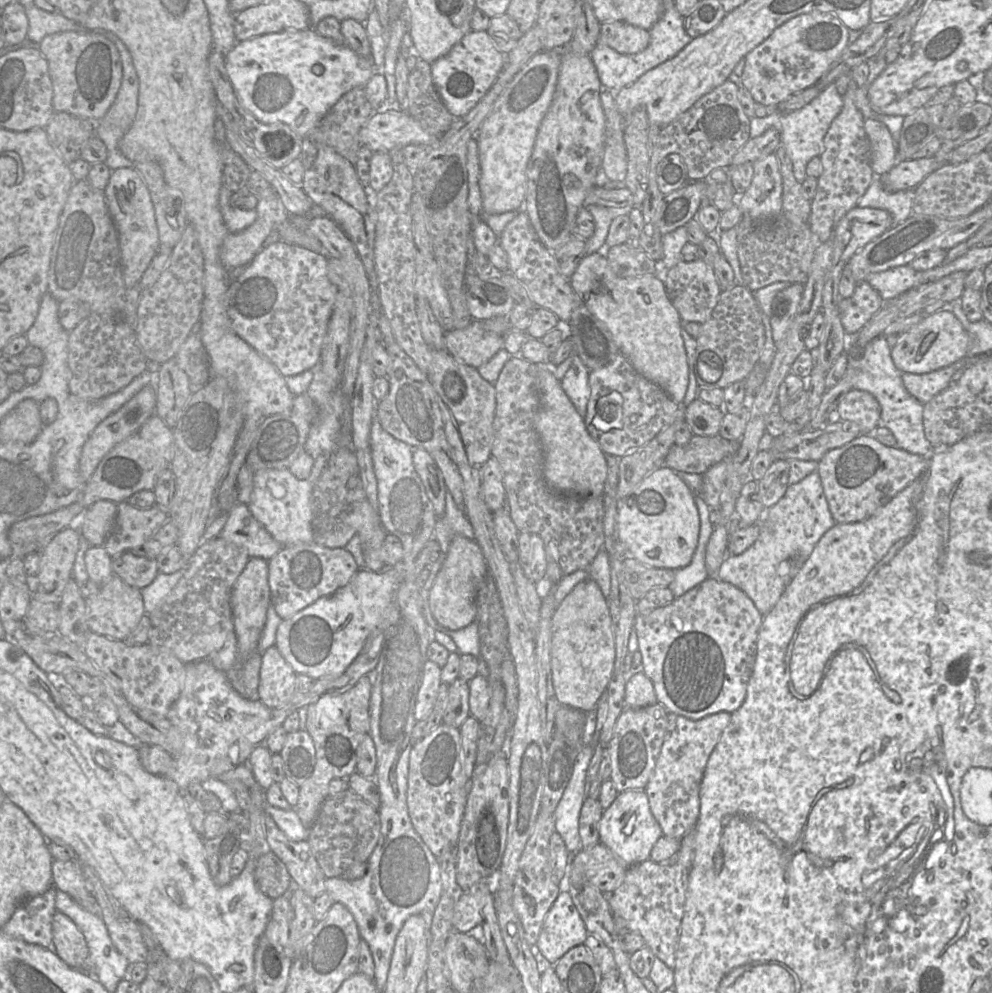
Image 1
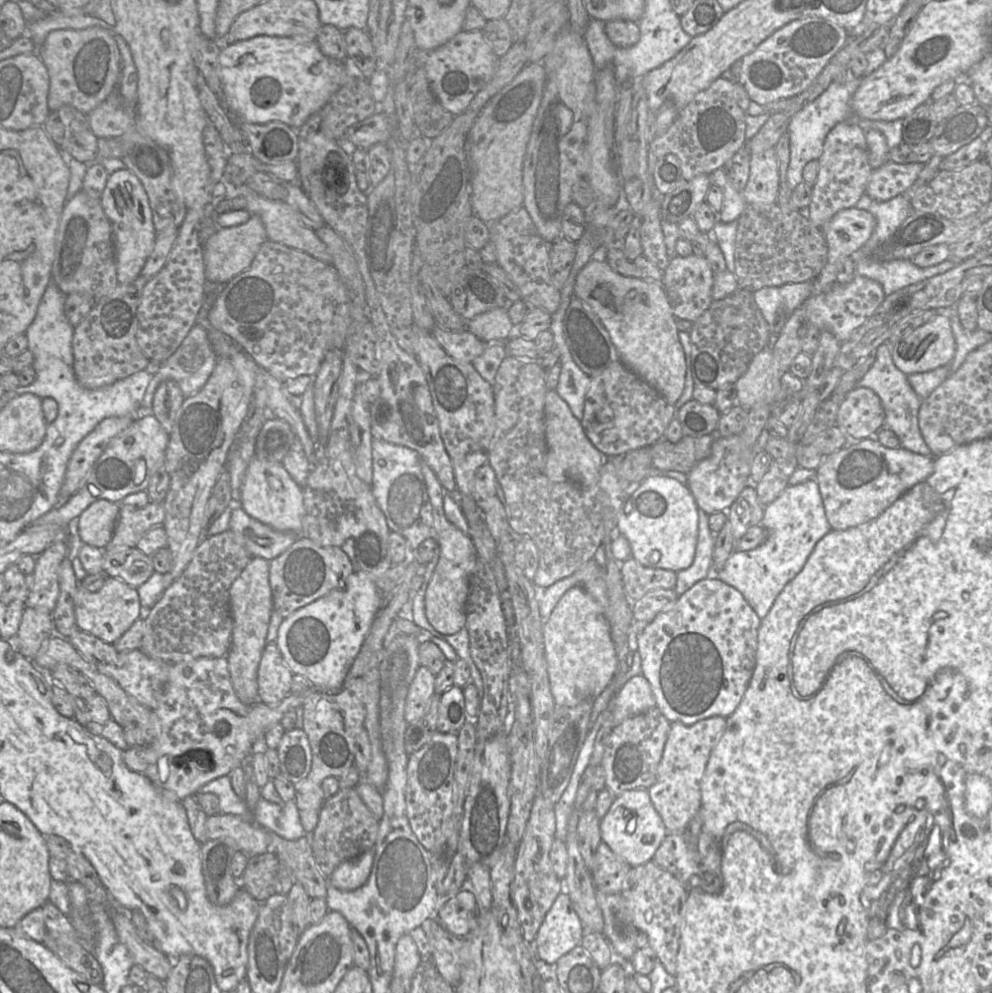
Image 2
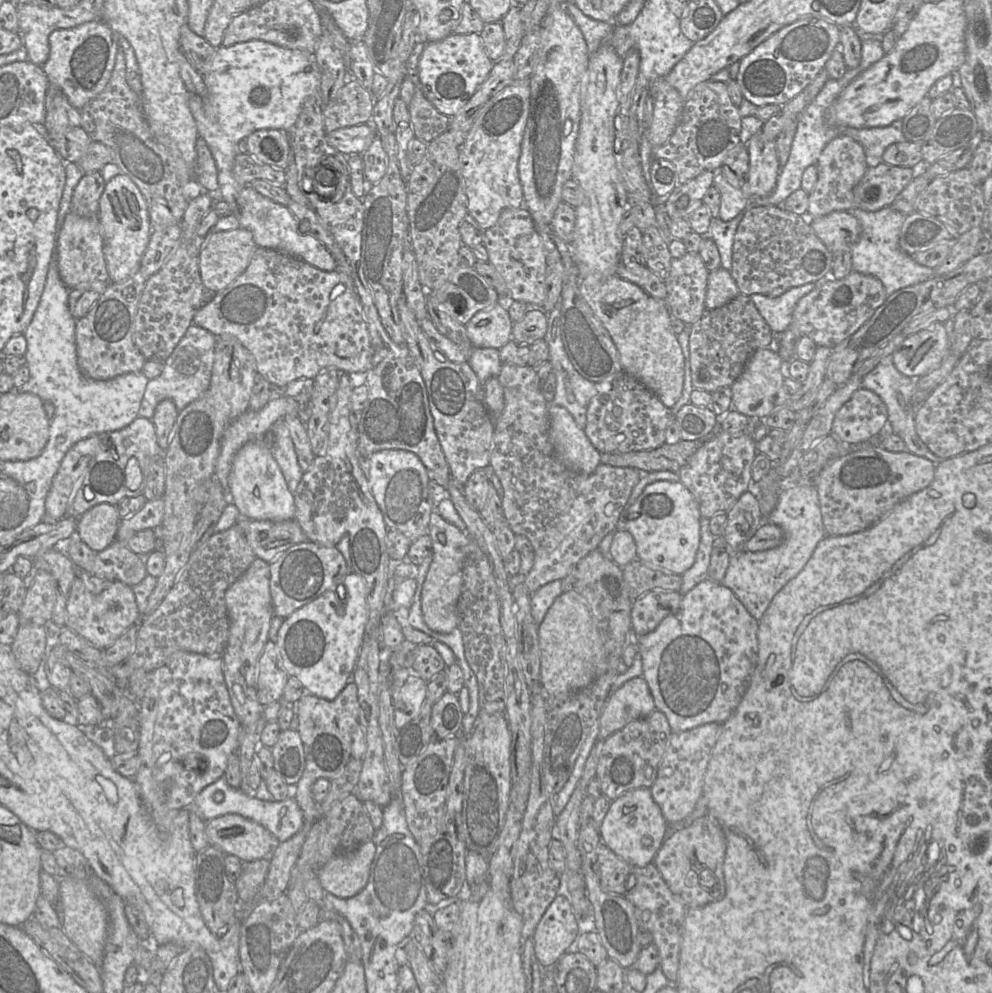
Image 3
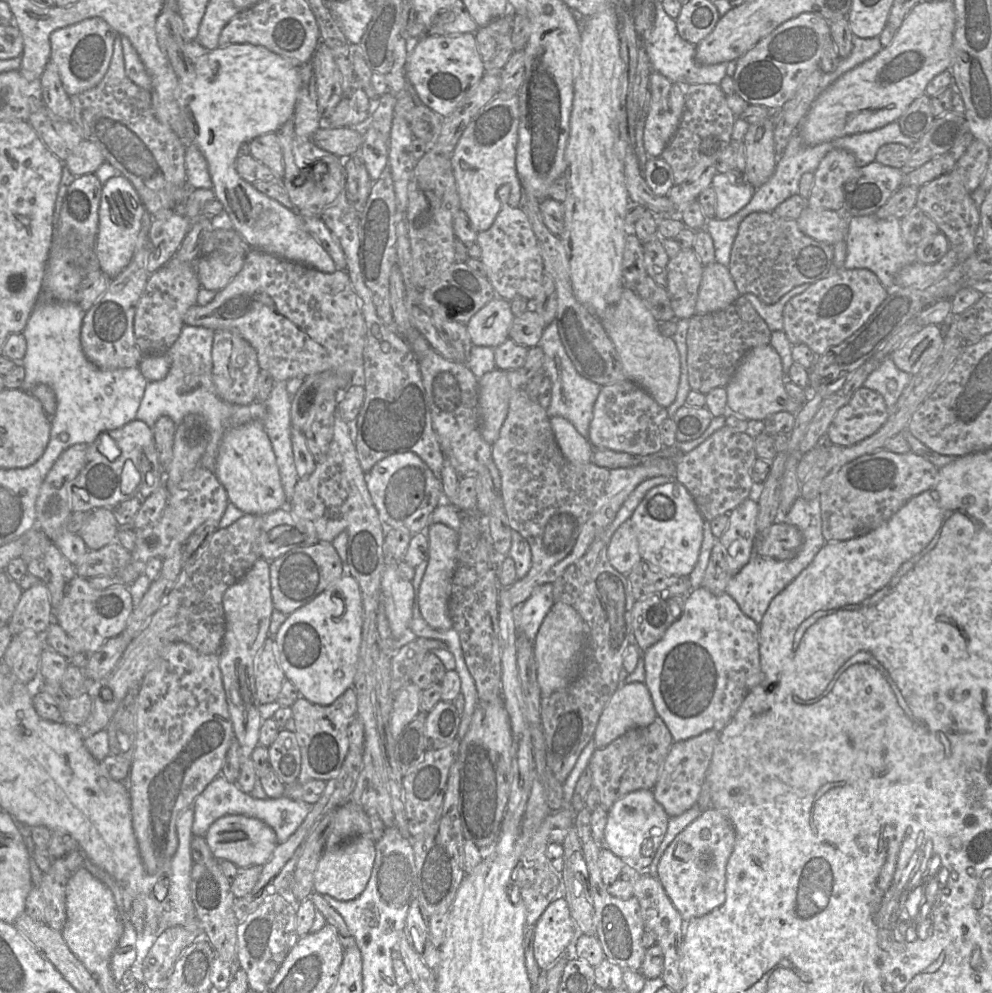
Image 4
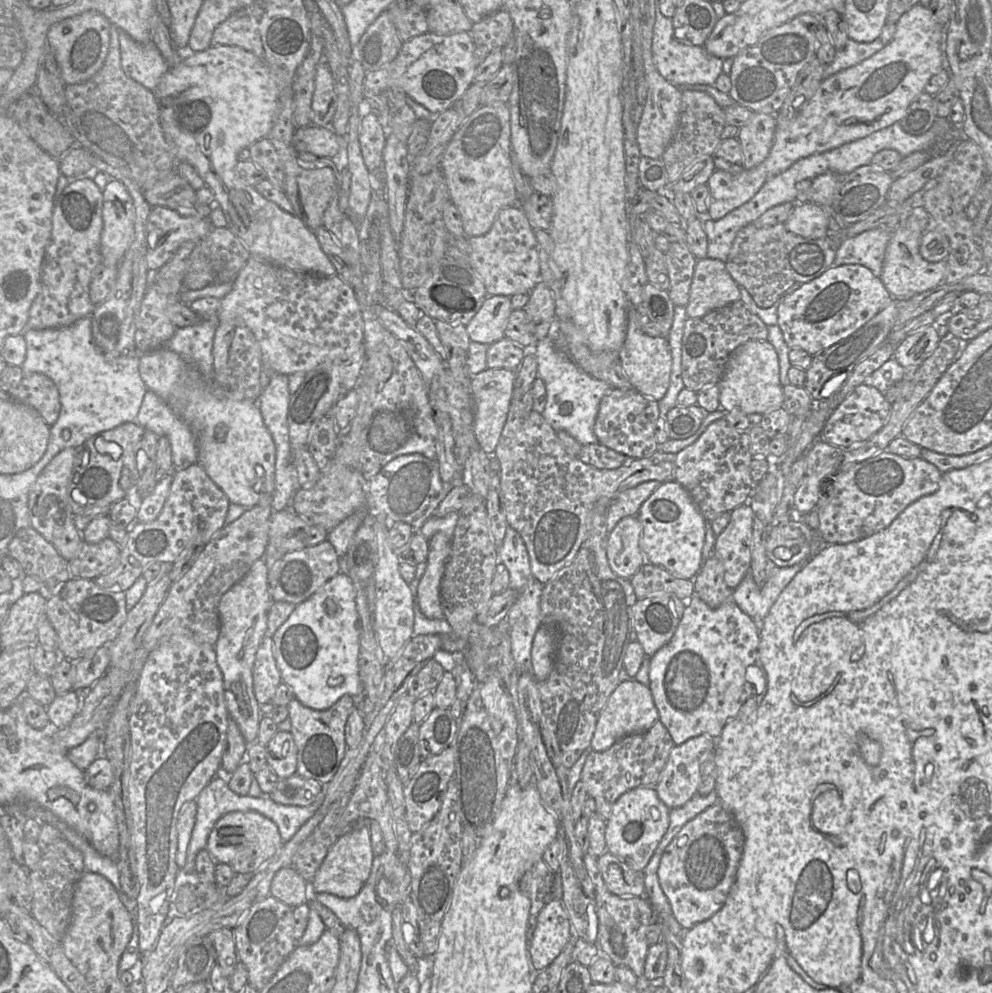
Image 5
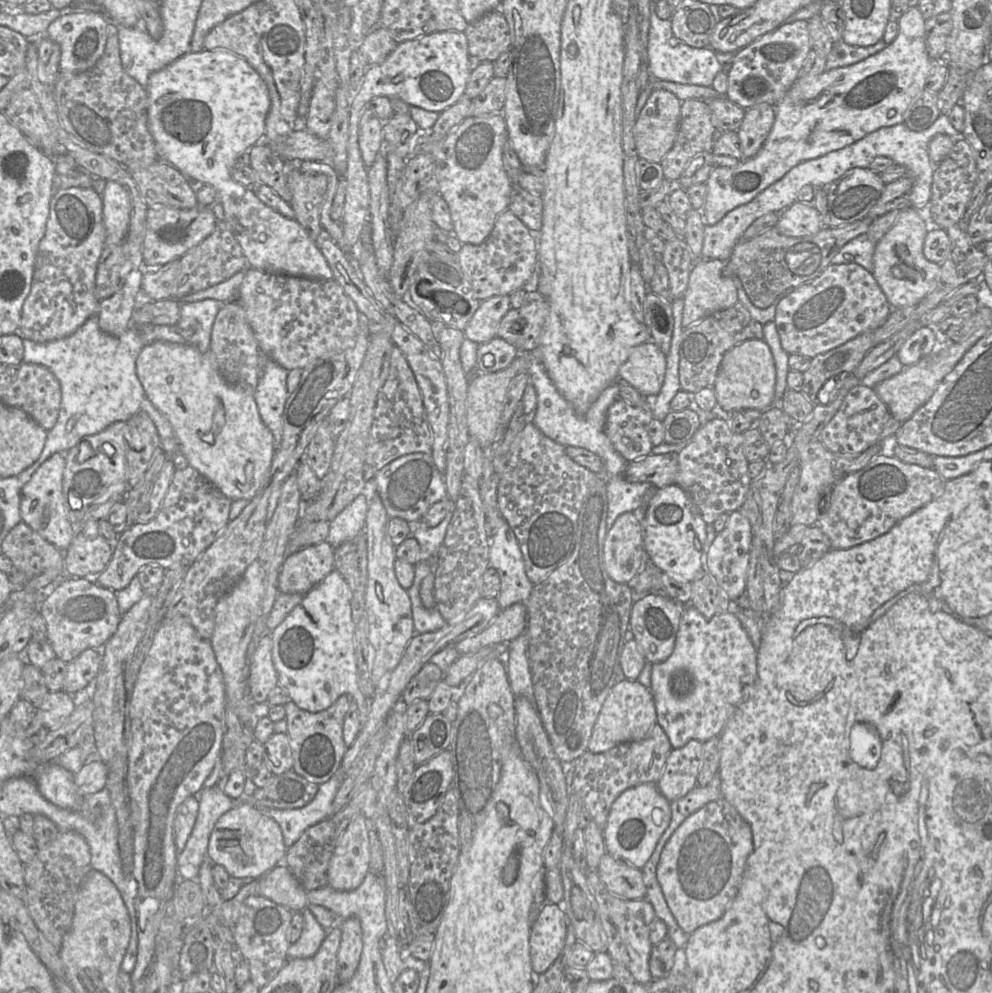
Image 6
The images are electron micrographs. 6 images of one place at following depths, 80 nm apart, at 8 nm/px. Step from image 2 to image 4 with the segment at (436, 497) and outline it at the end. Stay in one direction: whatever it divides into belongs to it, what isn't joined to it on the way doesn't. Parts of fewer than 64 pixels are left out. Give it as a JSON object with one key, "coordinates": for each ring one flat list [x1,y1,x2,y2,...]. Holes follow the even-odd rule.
{"coordinates":[[430,524,425,533,429,541,428,565,419,587,419,610,426,623,436,630,451,629,452,619,448,609,448,601,452,589,452,579,456,569,458,532,442,524]]}

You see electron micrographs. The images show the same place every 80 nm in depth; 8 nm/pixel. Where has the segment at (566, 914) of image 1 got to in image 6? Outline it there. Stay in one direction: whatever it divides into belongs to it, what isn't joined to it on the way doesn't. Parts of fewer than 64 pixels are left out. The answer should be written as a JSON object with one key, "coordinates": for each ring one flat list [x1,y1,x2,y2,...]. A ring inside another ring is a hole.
{"coordinates":[[545,903,531,928,529,951,532,971,544,973,559,955,566,938,566,914,555,903]]}

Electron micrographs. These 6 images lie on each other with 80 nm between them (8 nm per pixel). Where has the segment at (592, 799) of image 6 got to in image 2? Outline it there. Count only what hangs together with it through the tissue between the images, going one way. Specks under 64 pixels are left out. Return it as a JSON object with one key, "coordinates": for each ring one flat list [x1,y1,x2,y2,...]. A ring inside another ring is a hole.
{"coordinates":[[655,706,613,727,605,745,601,765,606,773,606,787,616,796,632,789,648,790,655,783,657,768,670,731,670,723]]}

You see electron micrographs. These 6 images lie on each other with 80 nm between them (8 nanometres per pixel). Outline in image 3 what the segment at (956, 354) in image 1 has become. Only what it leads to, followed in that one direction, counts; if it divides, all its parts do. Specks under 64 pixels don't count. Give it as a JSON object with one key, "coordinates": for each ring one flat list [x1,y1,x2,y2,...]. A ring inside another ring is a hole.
{"coordinates":[[934,322,929,327,907,336,893,352,895,368,916,379,937,367,949,351,949,338,944,324]]}

